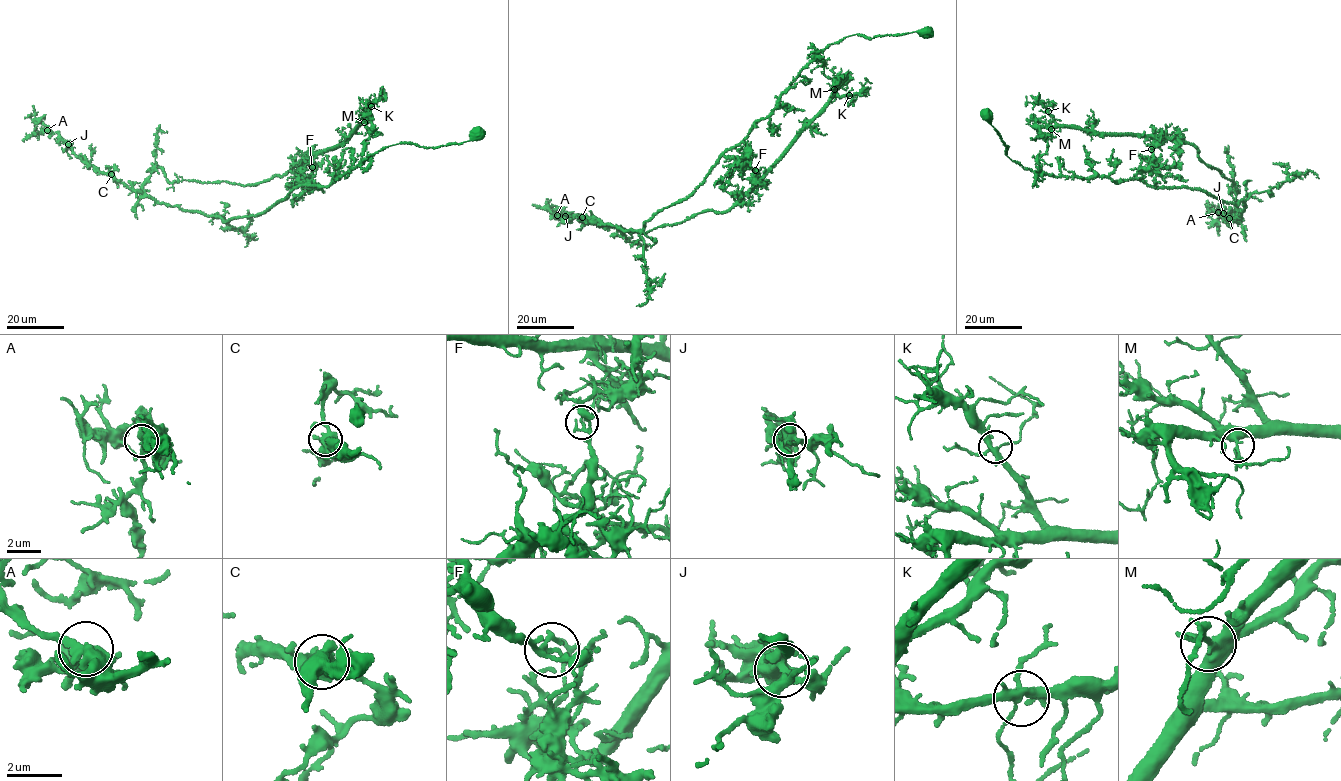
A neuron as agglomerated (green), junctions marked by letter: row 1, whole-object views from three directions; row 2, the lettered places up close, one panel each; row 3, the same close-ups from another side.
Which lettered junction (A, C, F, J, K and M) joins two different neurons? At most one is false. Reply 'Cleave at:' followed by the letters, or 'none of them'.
Cleave at: F

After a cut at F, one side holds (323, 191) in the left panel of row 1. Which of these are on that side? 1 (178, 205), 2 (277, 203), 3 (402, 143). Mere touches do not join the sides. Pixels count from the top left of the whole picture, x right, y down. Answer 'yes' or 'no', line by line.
1: yes
2: yes
3: yes

